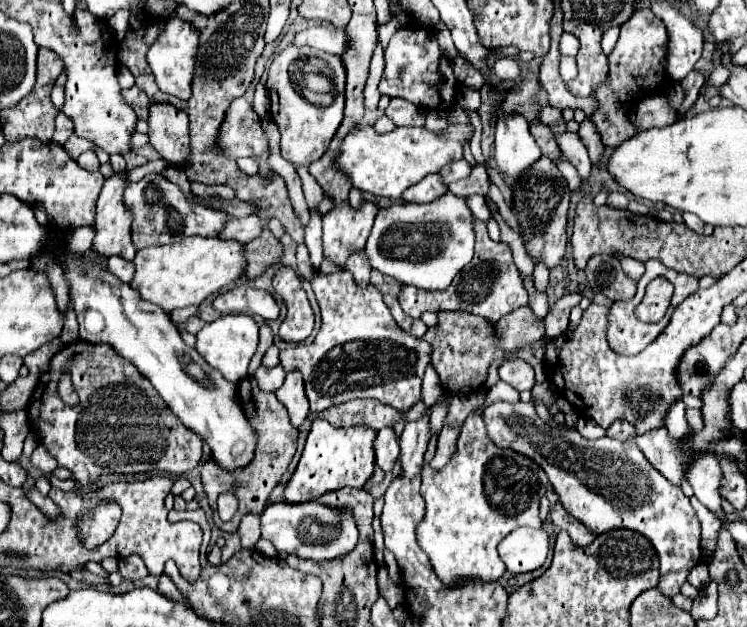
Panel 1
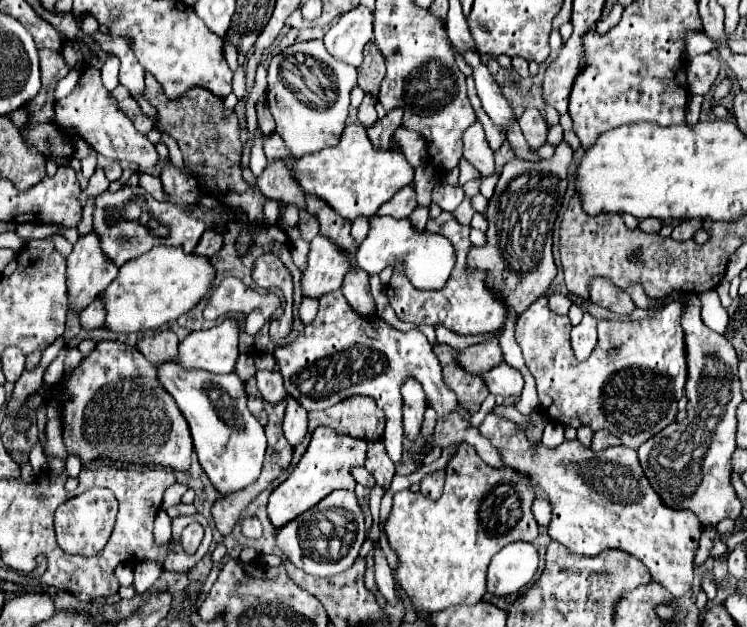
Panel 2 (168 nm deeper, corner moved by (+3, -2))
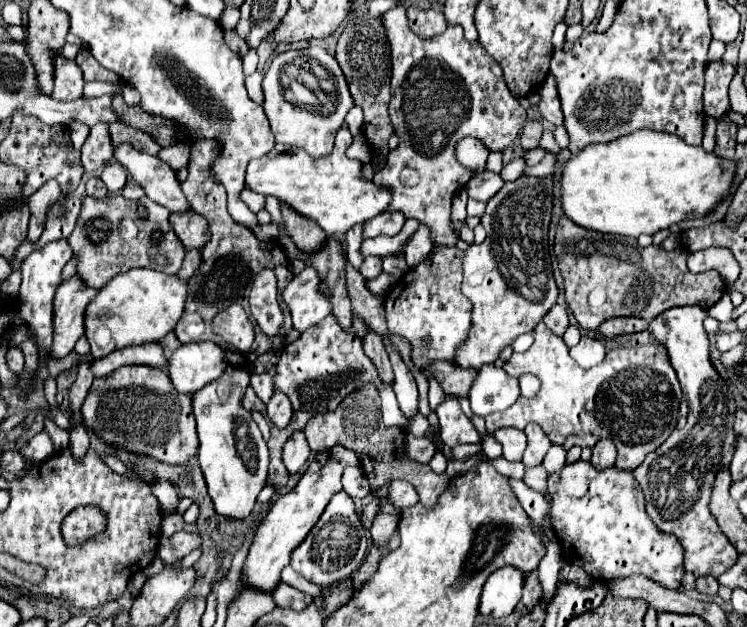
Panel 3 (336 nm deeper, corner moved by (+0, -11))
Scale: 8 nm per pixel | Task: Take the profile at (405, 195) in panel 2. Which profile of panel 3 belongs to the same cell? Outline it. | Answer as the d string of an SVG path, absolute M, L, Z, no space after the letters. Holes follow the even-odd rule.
M383 213L383 215L377 215L373 219L369 219L365 225L363 225L363 239L371 239L371 237L379 237L379 235L397 235L403 227L405 219L403 215L399 213Z

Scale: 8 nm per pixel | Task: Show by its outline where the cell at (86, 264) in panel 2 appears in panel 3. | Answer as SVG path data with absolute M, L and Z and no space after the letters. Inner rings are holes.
M77 275L59 285L53 297L53 359L63 359L73 351L77 339L83 335L83 311L95 293L97 289L83 287Z

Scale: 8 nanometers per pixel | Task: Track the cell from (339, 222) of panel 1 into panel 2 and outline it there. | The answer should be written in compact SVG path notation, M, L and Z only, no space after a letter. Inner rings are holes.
M316 236L310 242L308 266L302 272L302 294L320 298L342 286L344 274L350 270L348 250L338 248L330 238Z

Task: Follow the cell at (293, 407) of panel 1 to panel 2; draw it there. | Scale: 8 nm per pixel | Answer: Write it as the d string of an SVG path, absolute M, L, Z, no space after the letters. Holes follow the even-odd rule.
M288 394L286 398L286 416L284 416L284 436L286 440L296 446L304 440L308 428L308 412Z

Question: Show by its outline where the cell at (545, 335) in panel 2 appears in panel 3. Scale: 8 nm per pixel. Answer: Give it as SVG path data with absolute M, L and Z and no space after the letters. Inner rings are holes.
M539 323L533 331L535 341L525 353L513 353L511 359L505 363L505 371L513 377L521 377L525 373L539 377L541 387L533 399L519 397L515 405L511 405L507 411L501 413L491 413L485 417L485 427L487 433L495 433L497 429L503 427L515 427L515 429L525 429L529 423L537 423L543 427L547 437L551 439L553 445L561 445L565 451L571 447L593 447L599 439L611 439L617 447L617 461L615 467L619 471L635 471L647 453L655 451L675 429L677 425L677 411L679 411L679 401L681 401L681 387L675 375L675 369L671 367L667 359L667 351L663 345L641 345L641 347L619 347L607 351L605 359L601 365L593 369L583 369L579 367L571 355L567 345L563 343L563 337L551 335L543 323Z

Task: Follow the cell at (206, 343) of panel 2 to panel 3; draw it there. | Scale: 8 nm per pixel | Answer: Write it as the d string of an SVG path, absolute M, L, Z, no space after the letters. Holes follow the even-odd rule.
M211 341L185 343L167 361L173 387L179 393L195 393L203 385L219 379L225 371L225 355Z

